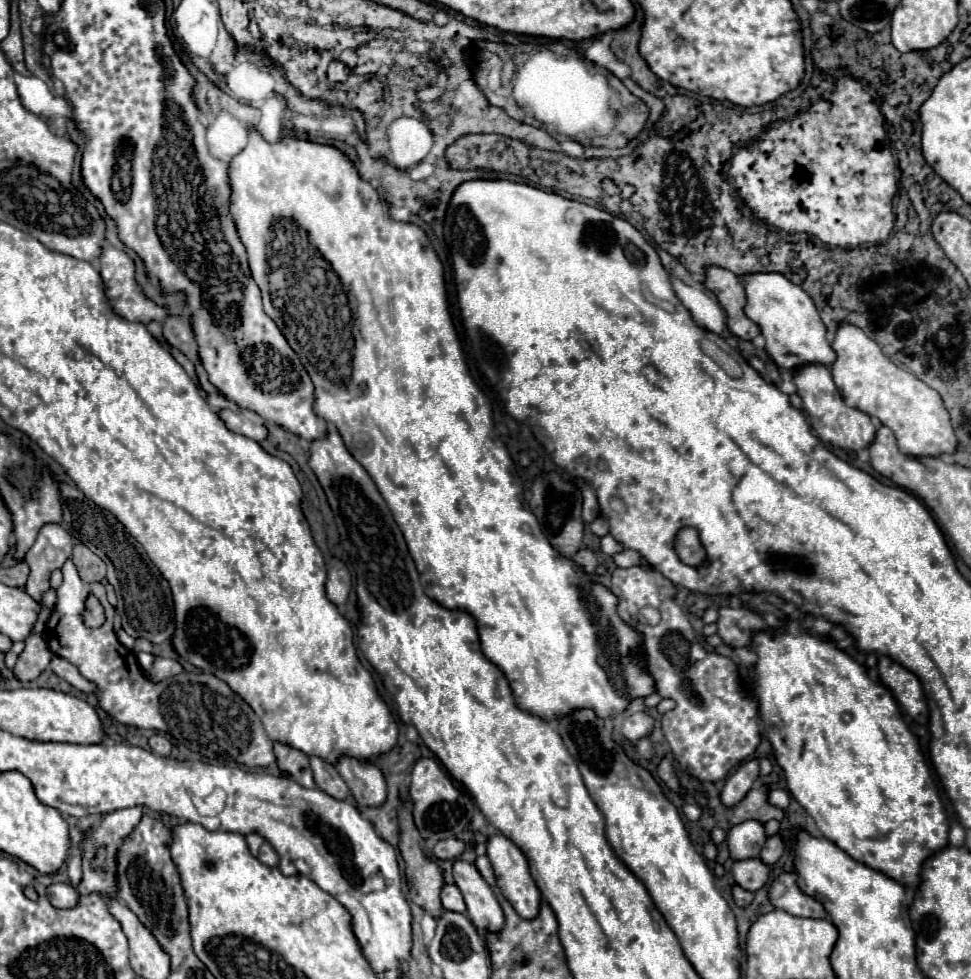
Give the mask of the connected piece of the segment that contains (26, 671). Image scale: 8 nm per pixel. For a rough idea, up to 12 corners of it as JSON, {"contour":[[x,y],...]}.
{"contour":[[38,633],[26,640],[13,675],[33,681],[49,665],[53,653]]}

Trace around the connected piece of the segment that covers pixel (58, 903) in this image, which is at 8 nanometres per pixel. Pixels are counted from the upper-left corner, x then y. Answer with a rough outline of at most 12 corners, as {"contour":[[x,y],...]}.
{"contour":[[53,883],[47,895],[53,907],[73,909],[79,893],[69,883]]}

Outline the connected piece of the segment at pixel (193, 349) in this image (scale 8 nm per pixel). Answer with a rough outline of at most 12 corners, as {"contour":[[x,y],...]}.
{"contour":[[183,317],[163,321],[167,343],[193,361],[201,389],[217,393],[199,361],[189,321]]}

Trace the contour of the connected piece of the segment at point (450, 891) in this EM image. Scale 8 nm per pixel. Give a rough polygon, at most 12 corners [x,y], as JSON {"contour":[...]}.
{"contour":[[453,883],[441,889],[441,905],[465,913],[461,891]]}

